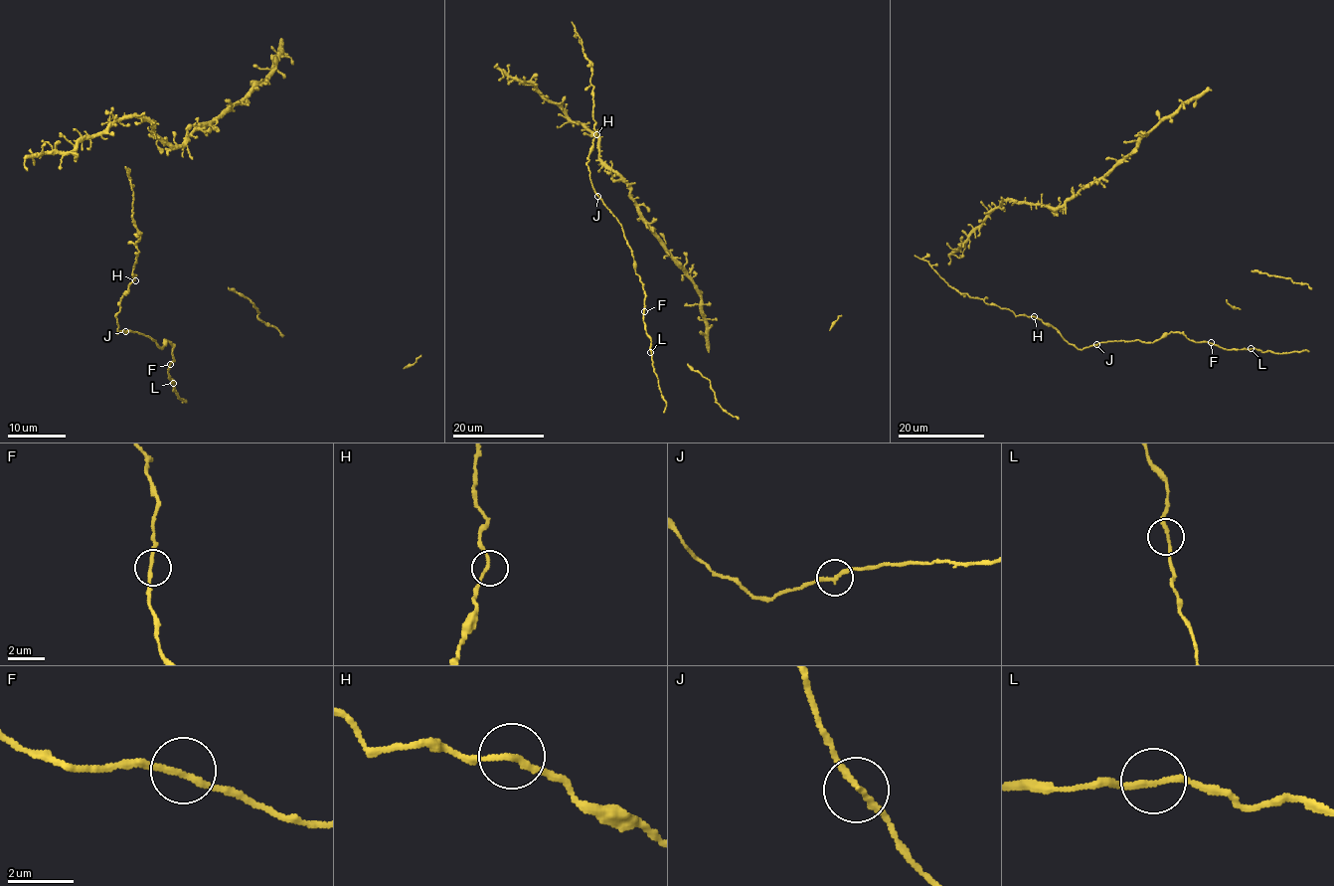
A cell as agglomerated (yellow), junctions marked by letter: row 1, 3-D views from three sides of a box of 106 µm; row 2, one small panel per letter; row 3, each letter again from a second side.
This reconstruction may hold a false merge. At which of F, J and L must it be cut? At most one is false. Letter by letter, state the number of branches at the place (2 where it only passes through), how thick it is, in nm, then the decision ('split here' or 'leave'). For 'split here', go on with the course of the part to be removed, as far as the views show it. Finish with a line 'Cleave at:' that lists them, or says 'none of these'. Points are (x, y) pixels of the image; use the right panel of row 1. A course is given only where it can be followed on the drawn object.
F: branches 2; calibre 190 nm; leave
J: branches 2; calibre 190 nm; leave
L: branches 2; calibre 190 nm; leave
Cleave at: none of these

